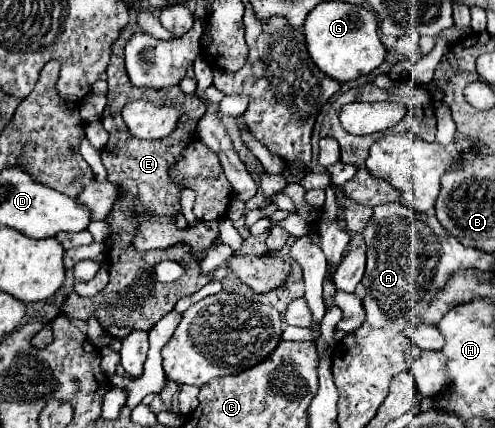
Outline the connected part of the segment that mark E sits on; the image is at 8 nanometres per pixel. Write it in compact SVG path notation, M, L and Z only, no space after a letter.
M128 27L126 31L122 31L118 43L114 45L112 59L110 59L110 65L106 69L106 75L108 75L108 95L106 95L108 103L106 103L104 113L102 113L102 125L110 133L110 139L100 149L100 159L102 159L102 165L108 171L108 179L112 183L118 183L118 185L124 187L122 201L118 201L118 207L114 207L114 211L108 215L110 235L106 239L106 259L110 263L110 271L108 271L110 281L94 297L80 297L78 293L70 293L68 299L60 307L60 315L68 317L68 319L88 321L90 317L96 317L100 321L104 333L110 335L110 337L116 337L116 339L124 339L126 335L130 335L130 331L136 331L136 329L150 331L166 313L170 313L174 309L174 305L182 297L194 295L198 289L202 289L206 283L212 281L212 273L204 275L200 271L200 263L194 261L192 255L184 255L182 259L178 259L178 263L184 265L184 269L186 269L184 275L180 275L176 281L166 283L166 285L158 283L154 279L154 273L152 273L154 265L146 263L144 253L138 253L132 247L134 235L138 231L138 219L140 217L162 215L162 217L176 219L176 215L182 213L180 193L182 193L184 185L176 183L170 177L170 169L172 169L172 165L176 165L182 159L182 151L184 151L186 143L196 133L196 121L190 117L192 115L190 111L184 113L182 123L178 125L178 131L174 131L174 135L168 135L166 139L142 141L142 139L134 139L134 135L130 135L126 131L126 125L122 123L120 111L130 99L142 99L142 95L150 95L150 99L170 99L170 97L164 97L160 89L134 87L130 83L130 79L126 75L126 69L124 69L124 45L128 43L128 39L132 35L134 35L134 31Z

